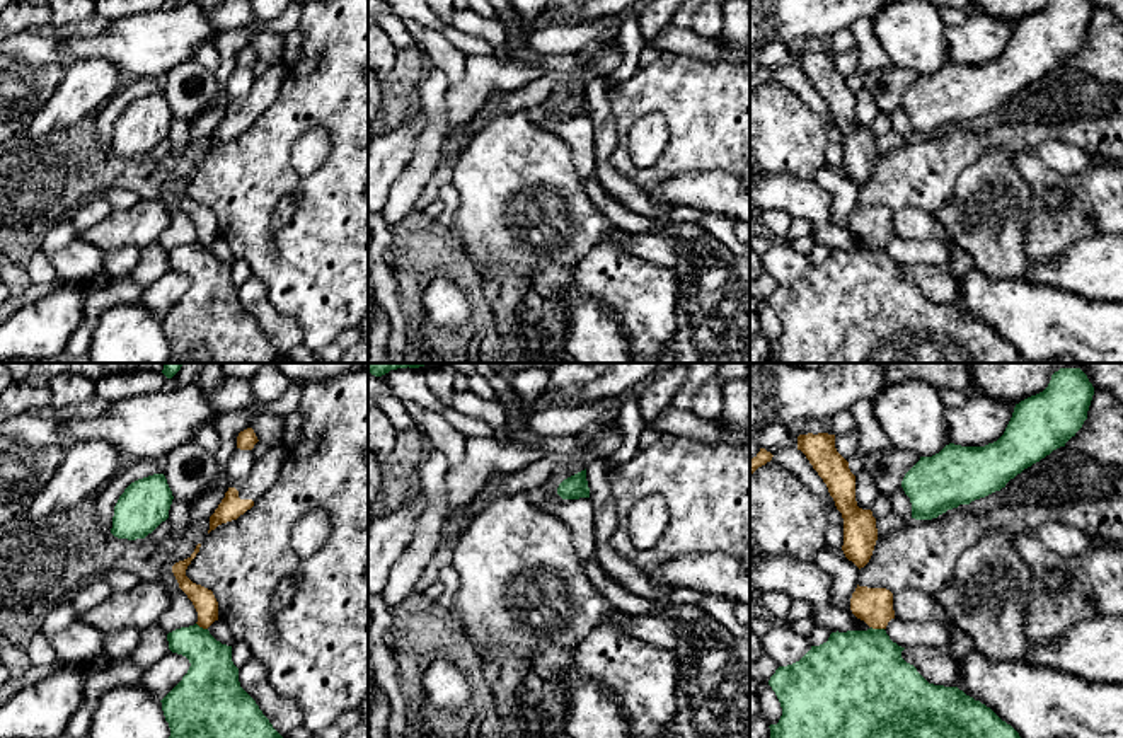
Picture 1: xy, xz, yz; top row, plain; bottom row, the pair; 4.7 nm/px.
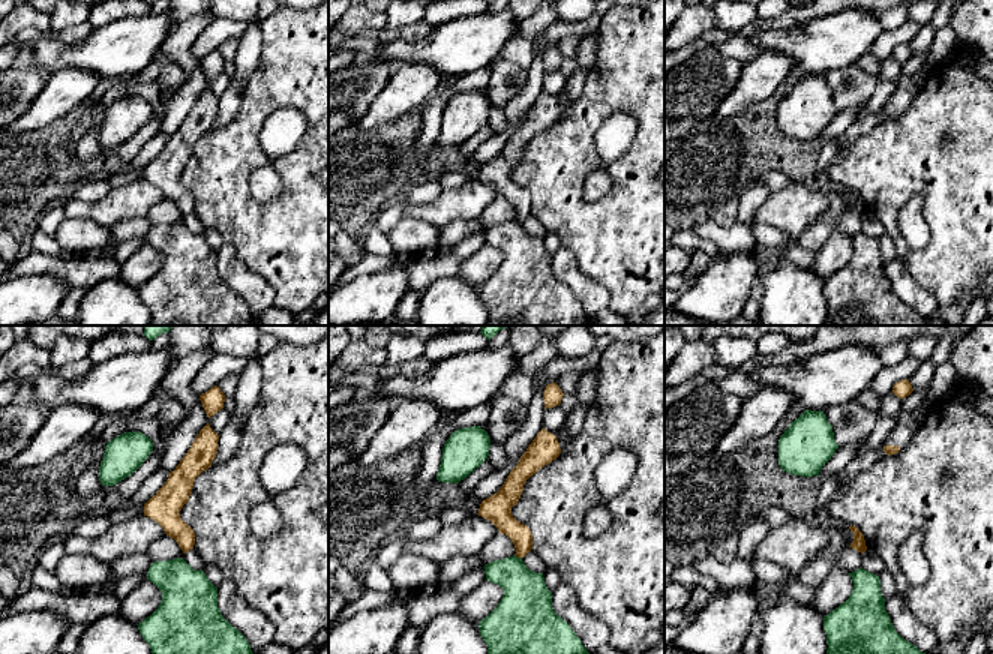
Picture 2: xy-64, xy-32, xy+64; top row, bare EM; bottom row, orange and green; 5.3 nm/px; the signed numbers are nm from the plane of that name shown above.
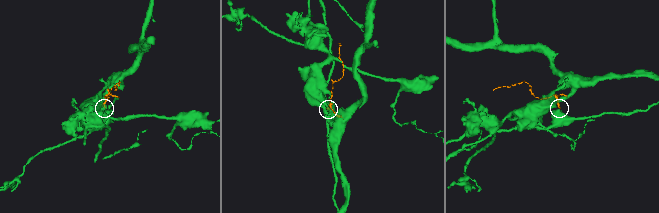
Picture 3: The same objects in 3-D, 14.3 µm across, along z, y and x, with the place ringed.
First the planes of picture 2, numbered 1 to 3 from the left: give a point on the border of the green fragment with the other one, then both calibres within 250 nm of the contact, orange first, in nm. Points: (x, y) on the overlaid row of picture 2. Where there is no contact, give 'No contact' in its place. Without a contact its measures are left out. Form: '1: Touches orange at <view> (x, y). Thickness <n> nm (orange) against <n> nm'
1: No contact
2: Touches orange at xy-32 (518, 557). Thickness 120 nm (orange) against 260 nm
3: No contact

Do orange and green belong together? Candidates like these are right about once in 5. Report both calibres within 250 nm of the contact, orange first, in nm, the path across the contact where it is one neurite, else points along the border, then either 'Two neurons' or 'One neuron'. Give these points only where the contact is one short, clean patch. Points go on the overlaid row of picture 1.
Thickness 180 nm (orange) against 440 nm. Boundary: yz (871, 626), (883, 629). Two neurons

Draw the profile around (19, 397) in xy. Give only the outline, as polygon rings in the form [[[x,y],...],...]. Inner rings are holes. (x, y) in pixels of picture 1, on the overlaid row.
[[[14,380],[0,395],[0,423],[9,418],[48,407],[51,394],[48,387],[32,387],[26,380]]]

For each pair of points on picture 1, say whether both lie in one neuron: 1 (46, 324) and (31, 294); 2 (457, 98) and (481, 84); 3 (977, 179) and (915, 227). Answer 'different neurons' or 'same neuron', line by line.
1: different neurons
2: same neuron
3: different neurons

